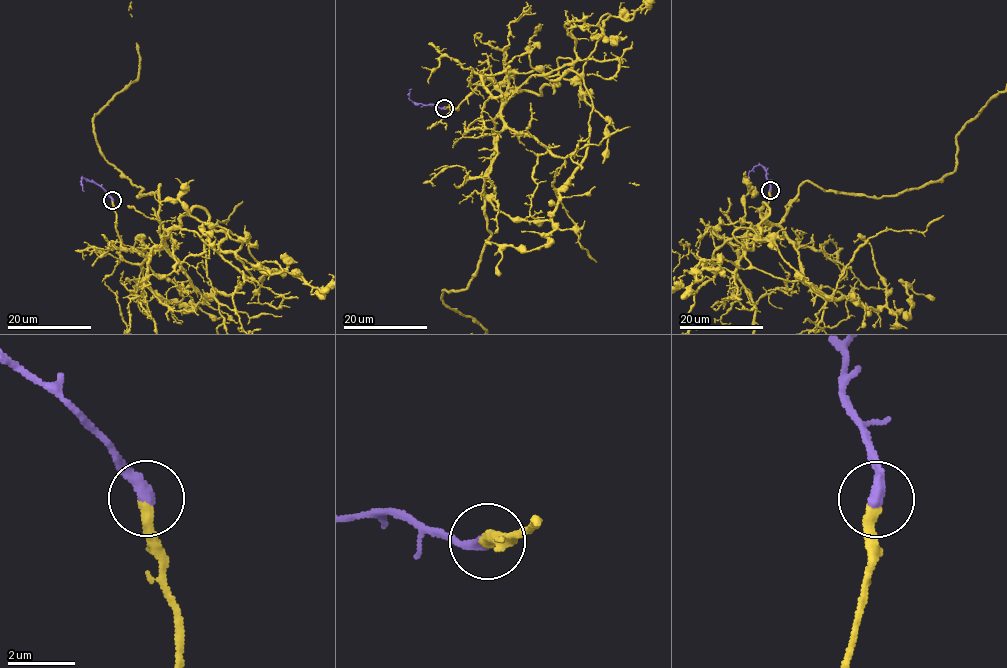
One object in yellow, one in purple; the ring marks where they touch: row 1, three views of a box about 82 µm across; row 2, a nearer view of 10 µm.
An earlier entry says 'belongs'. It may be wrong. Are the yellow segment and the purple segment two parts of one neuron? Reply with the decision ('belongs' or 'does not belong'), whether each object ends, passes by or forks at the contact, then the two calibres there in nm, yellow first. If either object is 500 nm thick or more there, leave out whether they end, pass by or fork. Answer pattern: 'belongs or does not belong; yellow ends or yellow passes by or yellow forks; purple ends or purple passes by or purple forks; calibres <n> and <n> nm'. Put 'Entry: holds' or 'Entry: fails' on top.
Entry: holds
belongs; yellow ends; purple ends; calibres 360 and 400 nm

